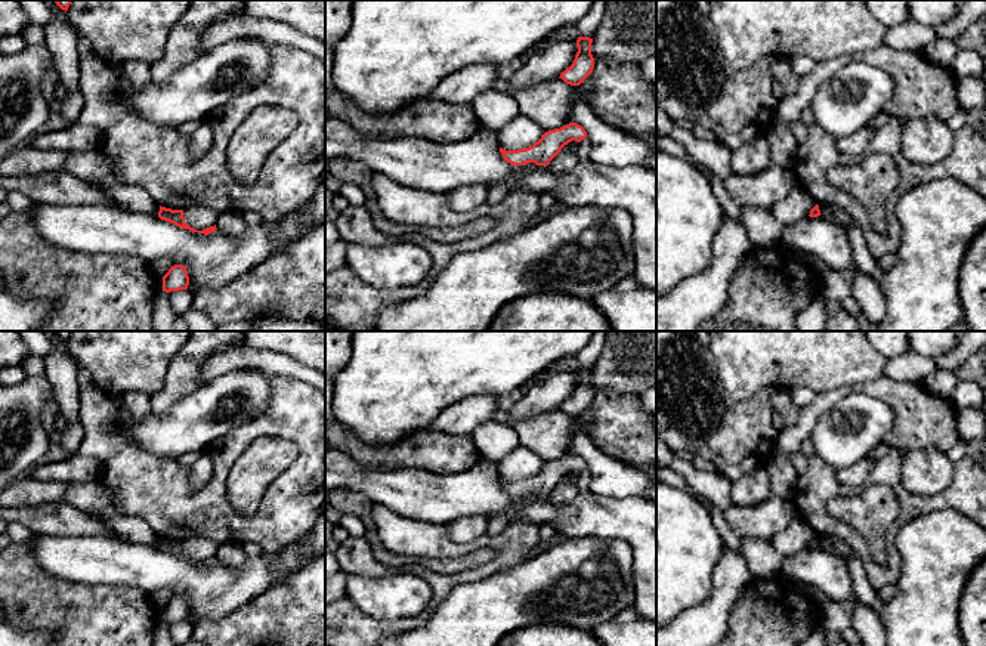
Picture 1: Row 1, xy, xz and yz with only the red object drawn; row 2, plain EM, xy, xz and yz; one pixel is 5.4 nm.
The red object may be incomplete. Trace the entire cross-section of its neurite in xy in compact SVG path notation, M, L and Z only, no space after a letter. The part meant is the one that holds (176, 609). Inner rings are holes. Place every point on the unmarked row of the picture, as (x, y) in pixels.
M174 596L169 600L169 603L163 608L163 622L179 622L186 621L189 616L189 608L186 597Z

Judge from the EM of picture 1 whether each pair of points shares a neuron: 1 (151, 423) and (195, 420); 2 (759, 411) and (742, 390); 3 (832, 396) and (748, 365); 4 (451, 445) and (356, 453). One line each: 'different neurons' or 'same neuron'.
1: same neuron
2: different neurons
3: different neurons
4: same neuron

